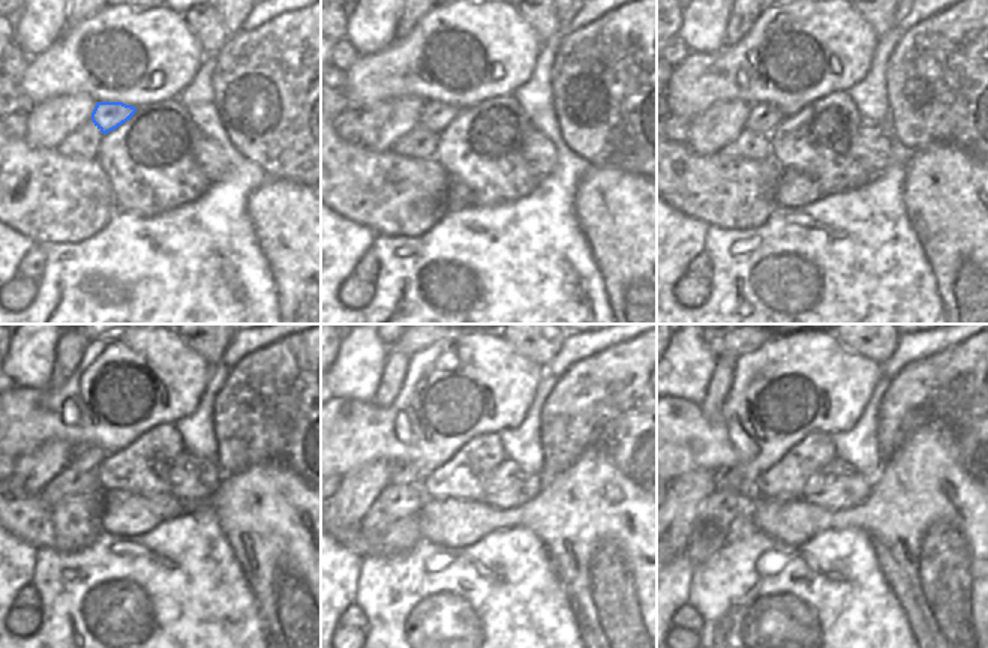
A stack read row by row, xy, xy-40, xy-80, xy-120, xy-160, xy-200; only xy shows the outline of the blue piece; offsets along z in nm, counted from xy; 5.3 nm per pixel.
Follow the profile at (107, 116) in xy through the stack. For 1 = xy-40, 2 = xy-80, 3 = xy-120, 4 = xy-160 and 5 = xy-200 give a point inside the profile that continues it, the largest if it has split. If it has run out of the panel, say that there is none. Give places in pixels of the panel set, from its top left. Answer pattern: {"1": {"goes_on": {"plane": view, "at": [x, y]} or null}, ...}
{"1": {"goes_on": {"plane": "xy-40", "at": [435, 116]}}, "2": {"goes_on": {"plane": "xy-80", "at": [763, 119]}}, "3": {"goes_on": {"plane": "xy-120", "at": [87, 456]}}, "4": {"goes_on": {"plane": "xy-160", "at": [402, 473]}}, "5": {"goes_on": {"plane": "xy-200", "at": [726, 479]}}}

